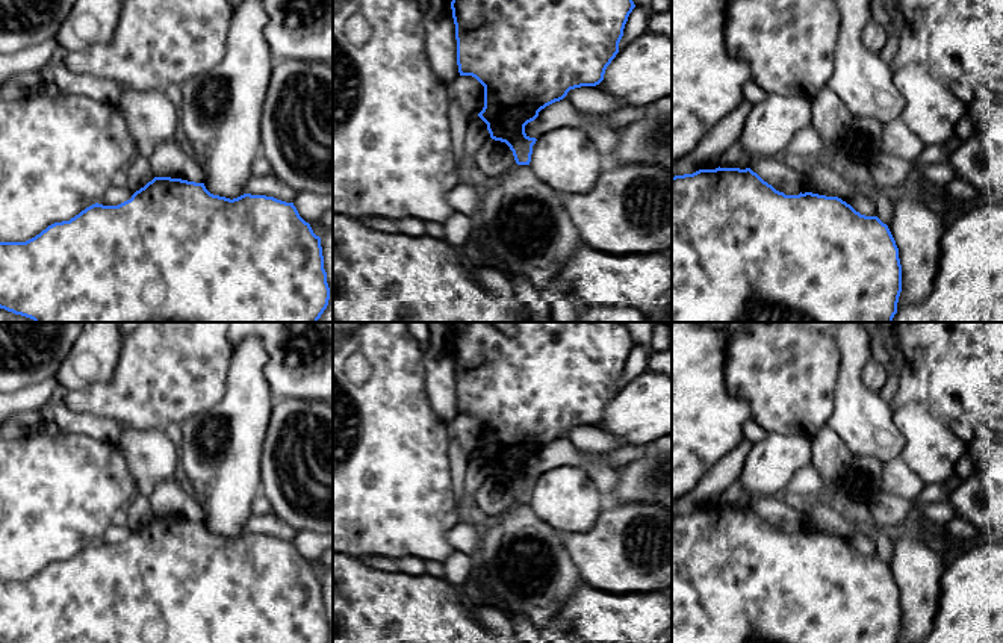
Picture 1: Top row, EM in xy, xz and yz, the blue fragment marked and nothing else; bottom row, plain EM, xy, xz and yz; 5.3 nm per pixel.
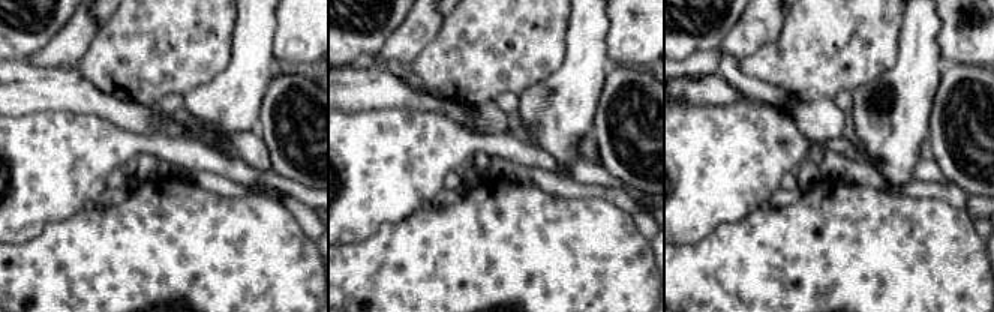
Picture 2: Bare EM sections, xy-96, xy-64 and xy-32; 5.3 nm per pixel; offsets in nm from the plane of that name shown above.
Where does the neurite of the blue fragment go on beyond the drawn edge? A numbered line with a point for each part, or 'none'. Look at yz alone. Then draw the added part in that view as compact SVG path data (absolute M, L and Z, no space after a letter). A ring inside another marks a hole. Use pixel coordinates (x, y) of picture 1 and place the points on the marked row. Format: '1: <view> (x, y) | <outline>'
none

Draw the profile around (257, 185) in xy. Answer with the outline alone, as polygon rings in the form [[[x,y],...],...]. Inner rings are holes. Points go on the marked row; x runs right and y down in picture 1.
[[[253,176],[247,182],[244,192],[251,195],[274,197],[286,203],[293,203],[297,197],[297,192],[275,176]]]

